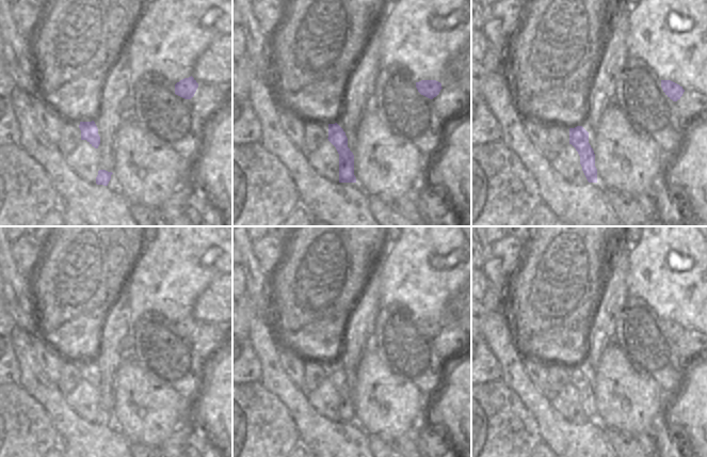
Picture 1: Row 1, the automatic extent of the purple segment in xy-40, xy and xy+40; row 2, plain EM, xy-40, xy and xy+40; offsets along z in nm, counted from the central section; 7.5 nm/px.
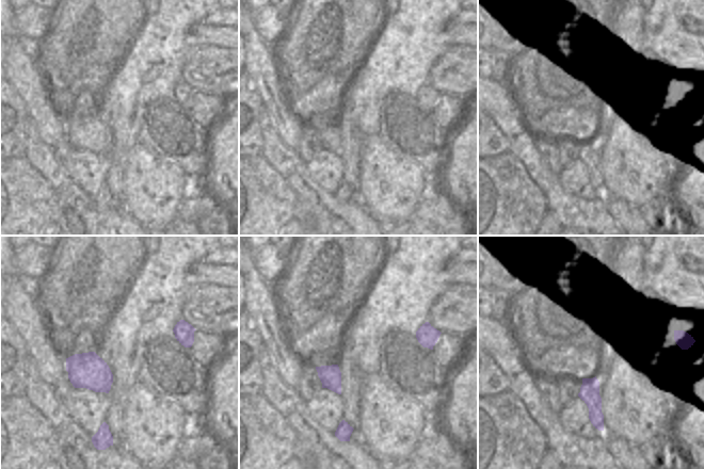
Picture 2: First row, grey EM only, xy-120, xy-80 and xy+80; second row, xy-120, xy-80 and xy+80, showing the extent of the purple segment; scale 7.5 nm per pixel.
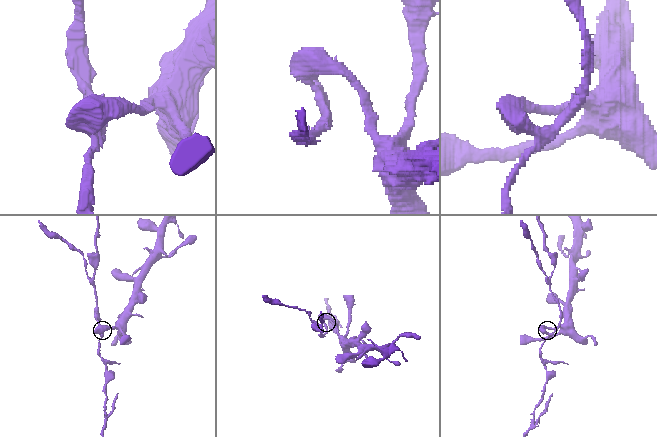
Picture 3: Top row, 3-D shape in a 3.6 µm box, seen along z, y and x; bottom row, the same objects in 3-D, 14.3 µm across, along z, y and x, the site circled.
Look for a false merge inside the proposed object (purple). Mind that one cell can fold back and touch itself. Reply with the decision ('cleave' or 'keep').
cleave

